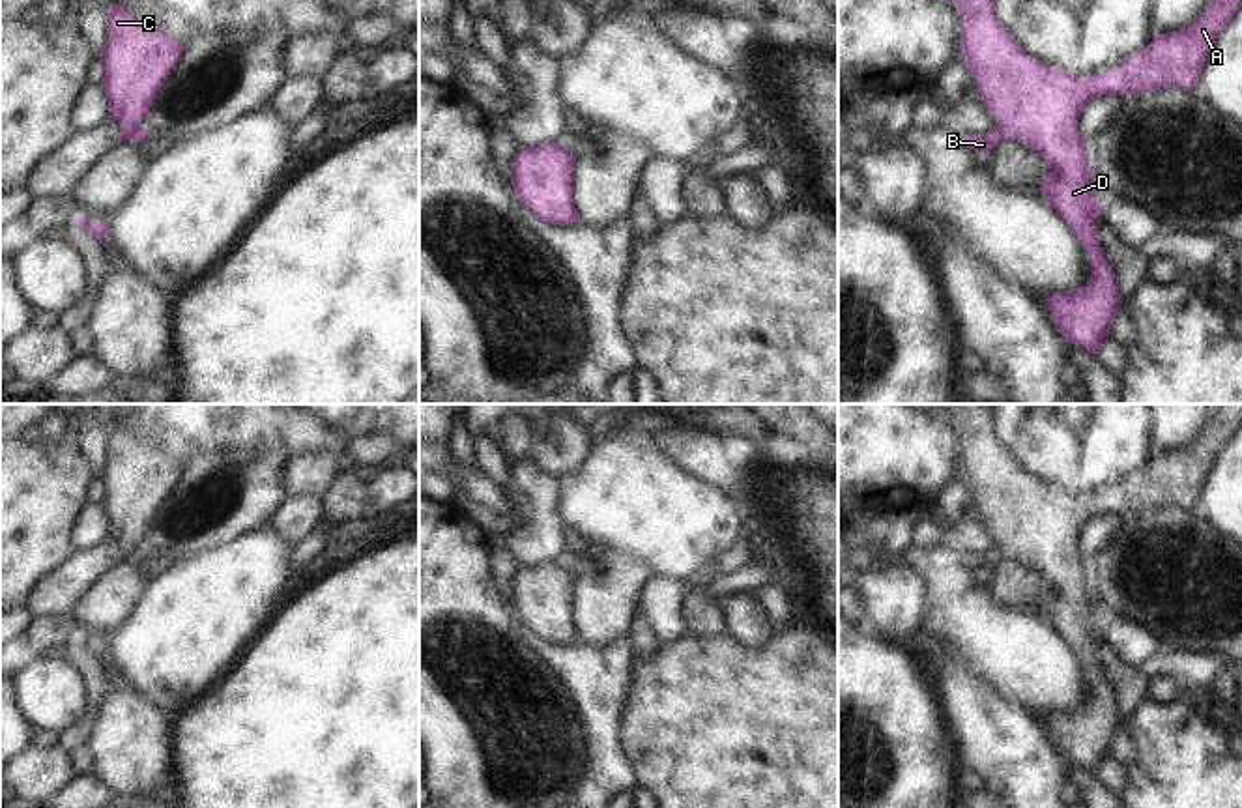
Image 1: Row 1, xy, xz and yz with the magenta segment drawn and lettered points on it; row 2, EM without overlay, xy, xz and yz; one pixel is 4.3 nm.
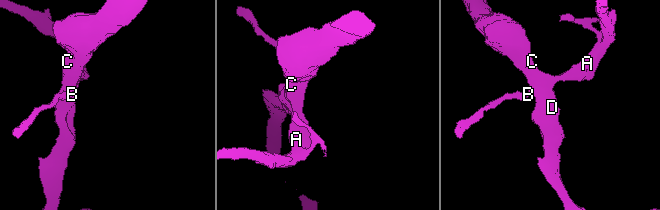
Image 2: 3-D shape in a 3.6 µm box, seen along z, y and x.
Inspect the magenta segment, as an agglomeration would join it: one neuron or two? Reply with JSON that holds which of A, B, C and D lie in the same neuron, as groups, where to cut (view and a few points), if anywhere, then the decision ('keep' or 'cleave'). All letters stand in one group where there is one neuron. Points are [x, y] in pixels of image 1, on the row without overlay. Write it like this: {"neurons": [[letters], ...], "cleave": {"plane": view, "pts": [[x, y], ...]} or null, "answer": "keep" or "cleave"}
{"neurons": [["A", "C", "D"], ["B"]], "cleave": {"plane": "xy", "pts": [[137, 543], [126, 558]]}, "answer": "cleave"}

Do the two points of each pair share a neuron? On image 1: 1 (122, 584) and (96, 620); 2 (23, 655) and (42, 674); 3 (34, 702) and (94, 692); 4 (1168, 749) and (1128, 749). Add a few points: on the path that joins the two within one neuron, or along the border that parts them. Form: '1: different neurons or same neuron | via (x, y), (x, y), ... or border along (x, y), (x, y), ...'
1: same neuron | via (115, 593), (100, 610)
2: different neurons | border along (40, 657), (19, 670)
3: different neurons | border along (66, 659), (79, 676), (85, 713), (58, 732)
4: different neurons | border along (1125, 724), (1136, 747), (1136, 764)

